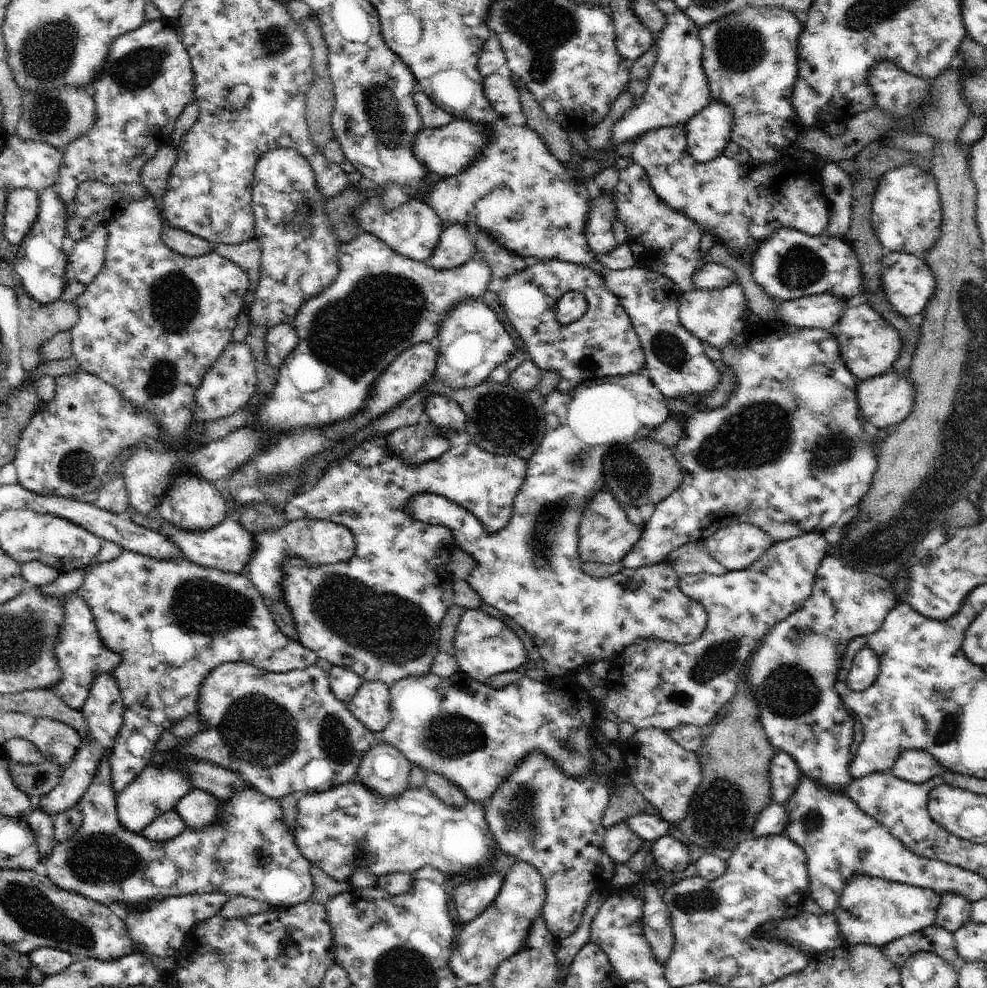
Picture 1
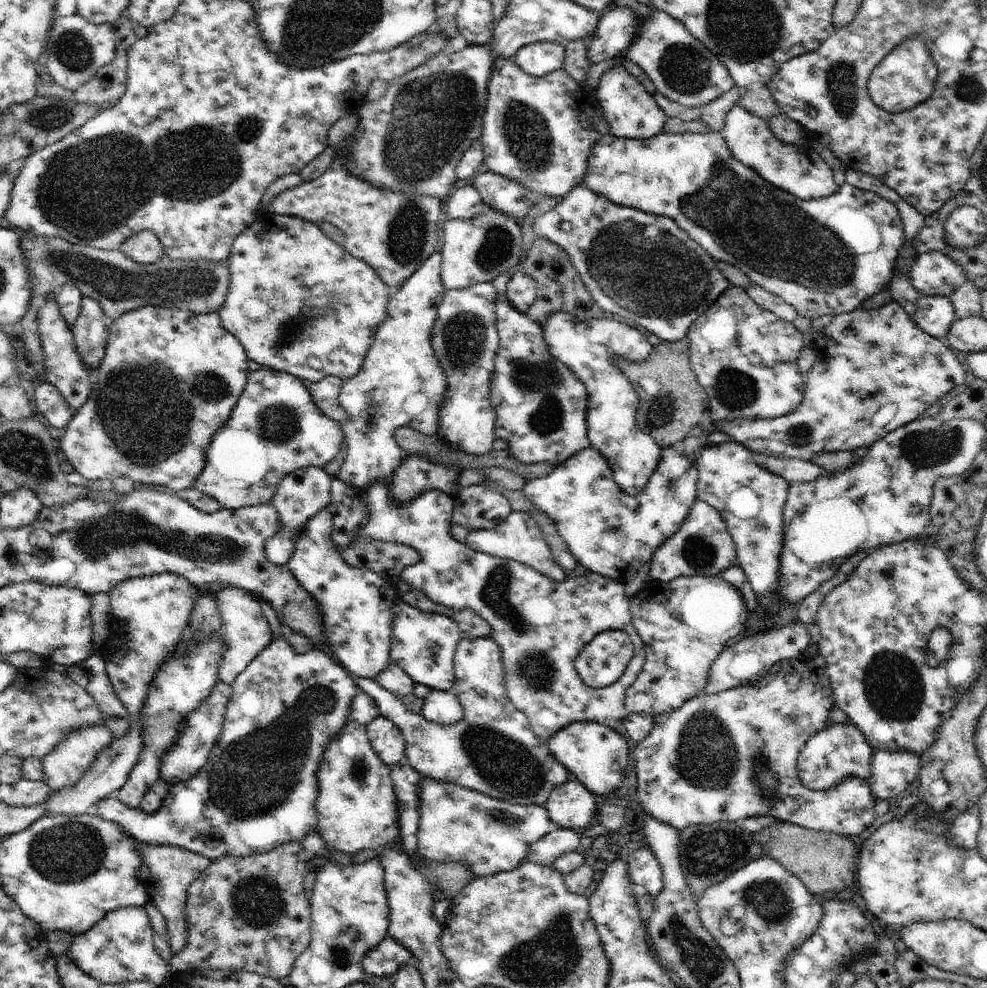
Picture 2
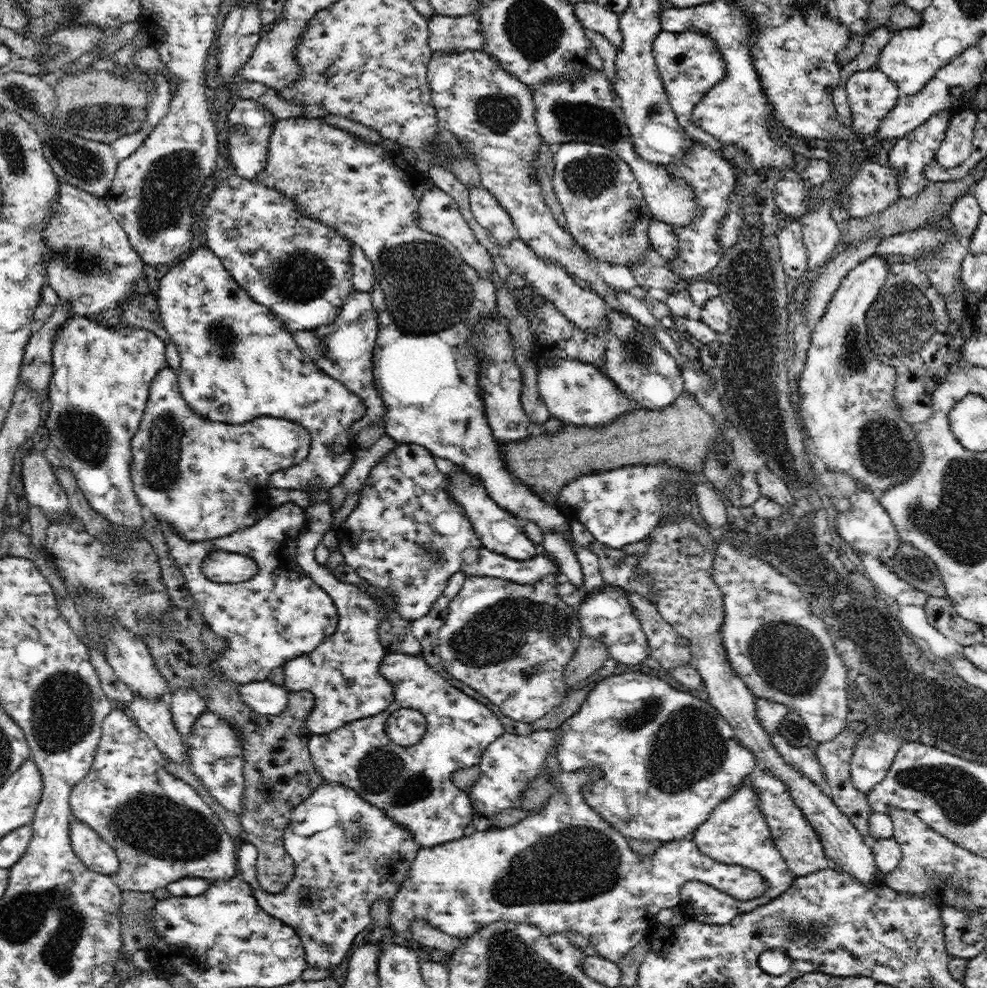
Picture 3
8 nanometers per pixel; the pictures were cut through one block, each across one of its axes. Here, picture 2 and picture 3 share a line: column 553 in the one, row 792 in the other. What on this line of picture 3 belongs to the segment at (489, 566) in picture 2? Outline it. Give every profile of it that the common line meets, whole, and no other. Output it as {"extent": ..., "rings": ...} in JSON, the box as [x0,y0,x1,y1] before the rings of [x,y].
{"extent":[555,672,756,843],"rings":[[[626,672],[606,677],[595,684],[590,690],[584,704],[578,709],[574,716],[565,720],[557,729],[557,743],[555,755],[562,771],[600,771],[602,778],[588,782],[582,786],[582,797],[594,812],[598,813],[611,827],[616,829],[624,839],[639,840],[642,842],[654,842],[655,840],[668,843],[674,840],[683,840],[692,837],[698,826],[704,824],[714,810],[726,800],[729,800],[736,791],[741,788],[744,780],[754,771],[756,757],[750,749],[738,742],[734,735],[734,728],[707,700],[696,697],[693,692],[684,692],[672,687],[668,682],[657,675],[642,674],[642,672]]]}

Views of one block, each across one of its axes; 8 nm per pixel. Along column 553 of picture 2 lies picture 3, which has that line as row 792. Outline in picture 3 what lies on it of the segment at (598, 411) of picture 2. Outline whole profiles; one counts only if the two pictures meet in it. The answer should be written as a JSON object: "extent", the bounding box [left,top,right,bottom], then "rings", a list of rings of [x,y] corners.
{"extent":[238,782,421,970],"rings":[[[328,782],[294,808],[283,835],[283,844],[295,864],[294,876],[284,891],[270,894],[259,887],[255,869],[258,851],[247,841],[244,841],[238,850],[238,874],[251,886],[258,905],[267,914],[289,924],[298,933],[306,951],[308,966],[324,970],[328,970],[330,966],[338,966],[348,956],[357,936],[361,933],[372,933],[371,906],[380,898],[391,902],[394,900],[402,881],[409,876],[409,866],[421,848],[414,843],[406,828],[394,824],[381,809],[362,800],[362,797],[350,788]]]}

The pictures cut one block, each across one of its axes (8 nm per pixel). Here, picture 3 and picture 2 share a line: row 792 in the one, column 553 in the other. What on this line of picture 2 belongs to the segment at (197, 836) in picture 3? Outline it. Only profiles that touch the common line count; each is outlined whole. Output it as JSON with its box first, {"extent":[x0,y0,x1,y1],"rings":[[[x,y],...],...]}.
{"extent":[480,58,602,198],"rings":[[[496,58],[488,82],[486,113],[483,117],[480,142],[488,171],[516,180],[539,196],[564,198],[572,188],[581,186],[588,172],[592,146],[602,134],[592,126],[589,92],[563,69],[545,76],[530,76],[516,64],[514,58]]]}

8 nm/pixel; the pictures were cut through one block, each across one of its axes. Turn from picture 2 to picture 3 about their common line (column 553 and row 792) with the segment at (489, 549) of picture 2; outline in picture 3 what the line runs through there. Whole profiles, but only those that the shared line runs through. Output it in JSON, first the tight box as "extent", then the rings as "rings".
{"extent":[388,769,767,963],"rings":[[[598,769],[552,773],[552,781],[558,787],[554,798],[542,806],[532,807],[533,811],[515,825],[493,826],[486,831],[474,832],[472,836],[420,848],[409,866],[409,876],[394,895],[388,926],[395,934],[402,934],[409,930],[414,919],[426,919],[434,927],[464,939],[498,920],[528,923],[537,926],[545,935],[568,930],[578,932],[601,957],[616,963],[640,942],[646,932],[659,929],[656,915],[662,909],[679,905],[680,892],[686,882],[698,880],[736,900],[754,900],[765,891],[767,882],[761,874],[710,858],[700,852],[691,837],[664,843],[651,856],[632,851],[628,840],[594,812],[582,797],[582,786],[600,778],[602,773]]]}

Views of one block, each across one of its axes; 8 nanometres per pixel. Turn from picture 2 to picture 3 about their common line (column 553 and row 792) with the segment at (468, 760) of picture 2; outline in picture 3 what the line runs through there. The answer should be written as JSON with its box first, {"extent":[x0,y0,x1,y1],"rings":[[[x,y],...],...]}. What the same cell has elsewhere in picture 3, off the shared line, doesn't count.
{"extent":[751,770,827,876],"rings":[[[762,770],[760,776],[754,778],[751,784],[759,792],[758,809],[768,823],[774,845],[784,857],[794,876],[806,876],[817,870],[824,870],[827,867],[827,856],[823,851],[818,834],[802,810],[794,803],[793,796],[791,796],[786,784],[775,778],[768,770]]]}

